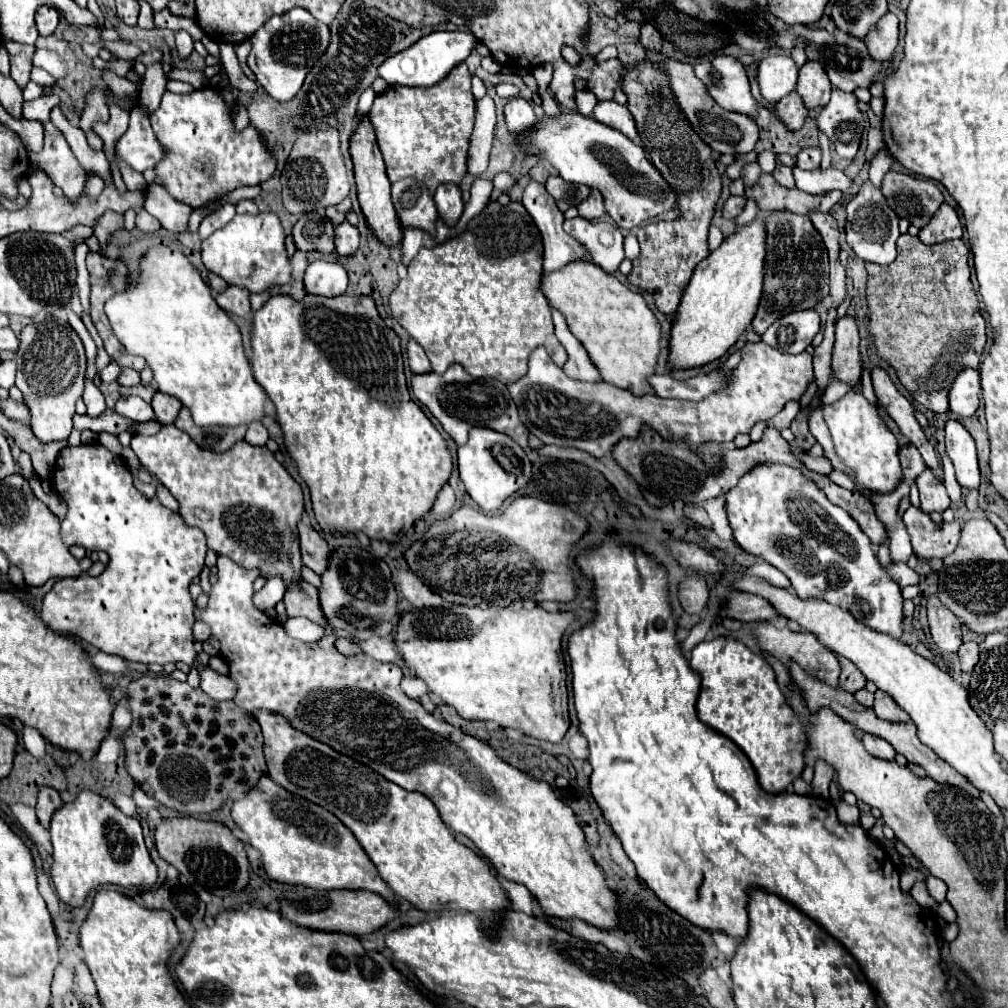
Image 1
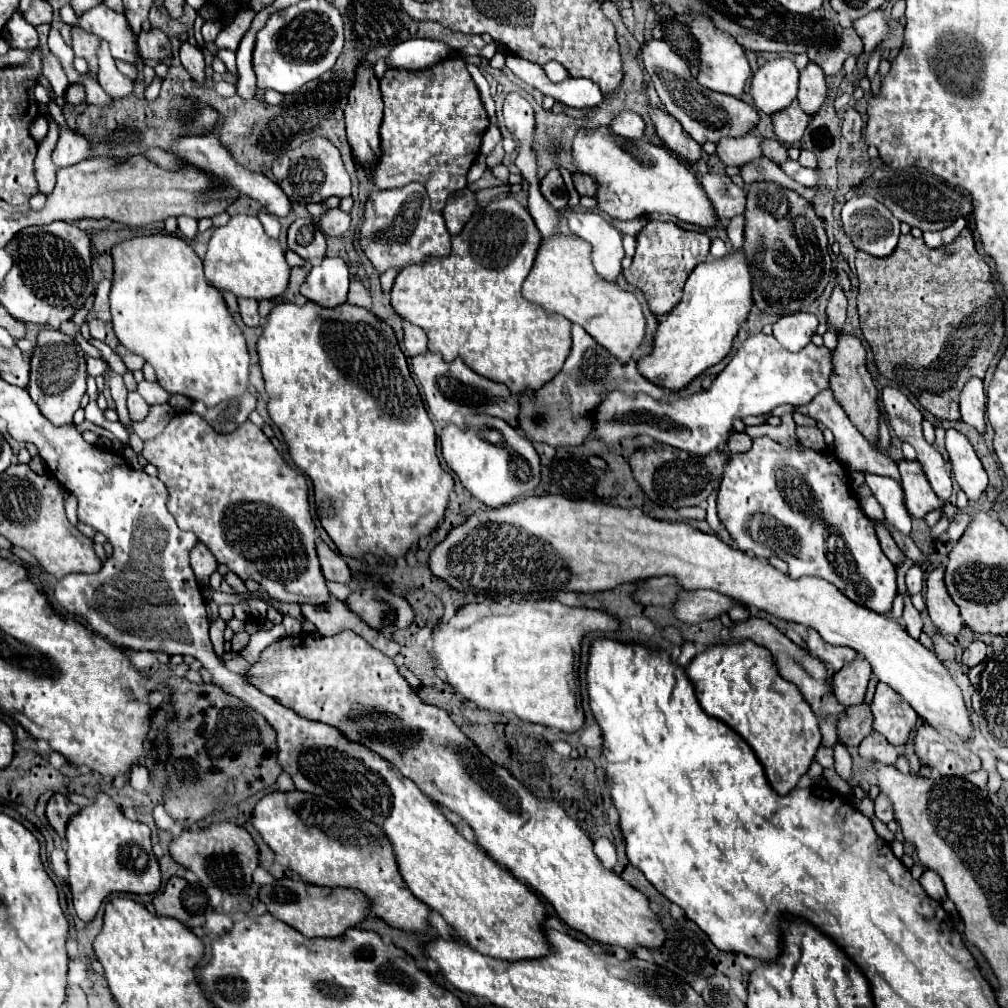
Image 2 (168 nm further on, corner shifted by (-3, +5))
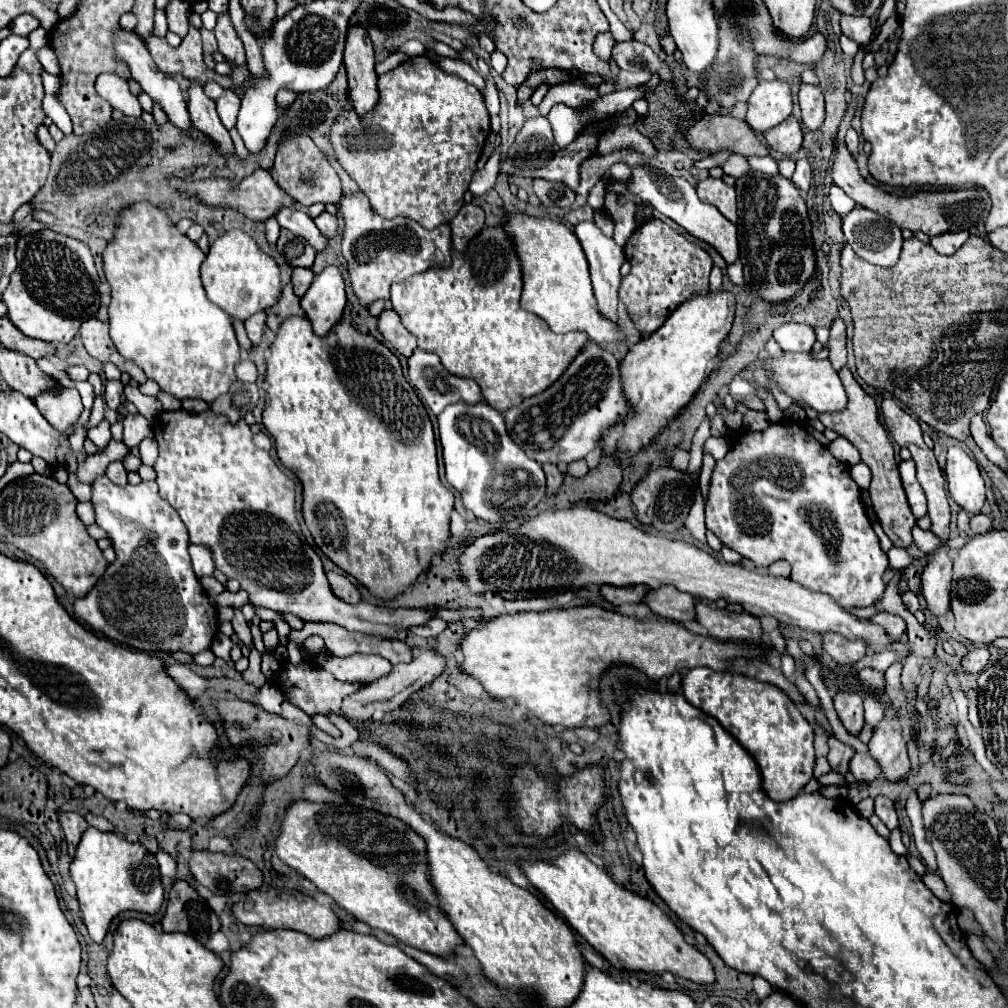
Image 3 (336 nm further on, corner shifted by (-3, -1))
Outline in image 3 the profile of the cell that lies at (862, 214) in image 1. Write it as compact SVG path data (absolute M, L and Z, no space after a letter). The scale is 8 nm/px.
M856 206L842 218L842 230L854 252L870 264L888 268L898 262L902 234L892 220L868 208Z

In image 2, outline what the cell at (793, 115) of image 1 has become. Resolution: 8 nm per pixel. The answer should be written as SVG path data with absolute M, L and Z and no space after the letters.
M794 100L786 110L772 116L774 134L784 144L798 142L802 138L806 126L808 126L808 120L810 120L810 116L804 114L802 108L798 106L798 102Z

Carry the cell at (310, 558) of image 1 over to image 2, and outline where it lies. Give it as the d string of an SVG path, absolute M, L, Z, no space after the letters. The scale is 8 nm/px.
M318 540L318 558L320 558L320 566L322 566L326 580L342 582L342 584L348 584L352 580L352 572L346 566L344 558L340 554L332 552L322 540Z

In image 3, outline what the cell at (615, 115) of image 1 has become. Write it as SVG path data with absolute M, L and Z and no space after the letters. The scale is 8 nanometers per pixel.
M616 163L614 164L610 170L610 175L614 180L626 181L631 176L631 168L625 163Z

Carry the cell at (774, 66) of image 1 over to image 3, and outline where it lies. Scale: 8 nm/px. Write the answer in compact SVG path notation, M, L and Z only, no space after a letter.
M782 78L760 80L748 98L746 122L752 130L766 132L792 114L790 84Z

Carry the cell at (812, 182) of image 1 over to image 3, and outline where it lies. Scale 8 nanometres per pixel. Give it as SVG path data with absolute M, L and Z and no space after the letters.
M750 156L748 162L750 162L750 168L756 172L762 172L768 176L780 176L778 162L772 156Z

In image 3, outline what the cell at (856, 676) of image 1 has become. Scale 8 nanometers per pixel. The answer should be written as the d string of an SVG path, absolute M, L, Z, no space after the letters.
M840 690L834 696L834 706L836 706L836 712L838 712L840 720L844 722L846 730L850 734L858 736L858 732L864 726L864 710L862 710L862 696L860 696L860 692L852 692L852 690L842 692Z

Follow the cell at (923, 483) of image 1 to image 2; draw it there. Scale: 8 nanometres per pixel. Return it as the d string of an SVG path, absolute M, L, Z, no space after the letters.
M900 460L898 468L900 468L900 476L902 476L902 488L906 494L908 512L914 518L924 518L930 510L942 508L942 502L938 502L938 496L932 492L930 484L916 460Z

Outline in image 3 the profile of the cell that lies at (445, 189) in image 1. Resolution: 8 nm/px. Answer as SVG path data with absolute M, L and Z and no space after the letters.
M464 204L458 212L458 216L450 222L452 228L452 246L456 250L464 250L468 240L474 238L478 234L478 230L482 230L484 226L484 210L476 204Z

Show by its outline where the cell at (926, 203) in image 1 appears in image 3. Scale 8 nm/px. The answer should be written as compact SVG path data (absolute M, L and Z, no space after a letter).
M836 140L836 158L832 164L832 180L840 186L858 206L874 210L890 218L898 228L908 228L912 232L922 230L928 236L938 236L944 232L968 230L970 234L984 238L984 222L990 212L990 198L982 188L964 188L964 190L936 190L936 192L916 192L912 196L896 196L880 190L874 184L868 184L856 166L856 160L850 156L848 148Z

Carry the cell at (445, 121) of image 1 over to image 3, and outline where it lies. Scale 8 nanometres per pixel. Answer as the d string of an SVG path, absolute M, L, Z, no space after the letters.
M426 56L410 58L398 68L382 74L378 78L378 90L380 102L370 114L370 120L350 124L350 110L344 110L332 126L332 144L340 166L370 198L372 208L380 216L408 216L418 220L424 228L448 224L464 204L462 196L468 190L476 162L490 134L490 114L486 112L480 90L456 76L444 74Z

